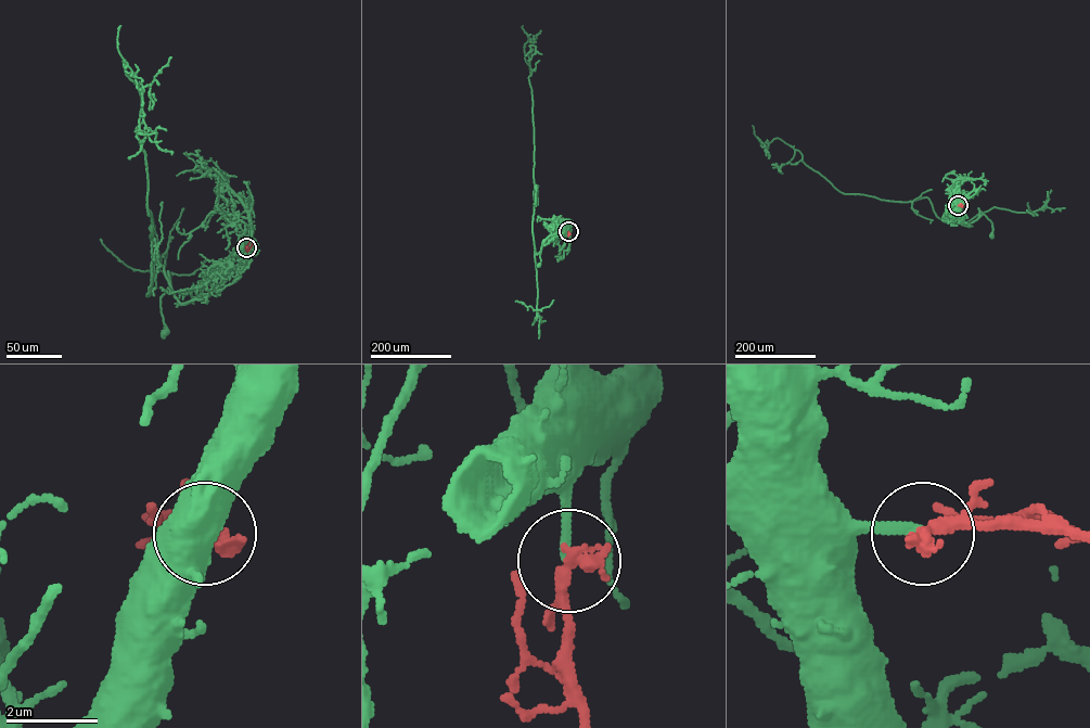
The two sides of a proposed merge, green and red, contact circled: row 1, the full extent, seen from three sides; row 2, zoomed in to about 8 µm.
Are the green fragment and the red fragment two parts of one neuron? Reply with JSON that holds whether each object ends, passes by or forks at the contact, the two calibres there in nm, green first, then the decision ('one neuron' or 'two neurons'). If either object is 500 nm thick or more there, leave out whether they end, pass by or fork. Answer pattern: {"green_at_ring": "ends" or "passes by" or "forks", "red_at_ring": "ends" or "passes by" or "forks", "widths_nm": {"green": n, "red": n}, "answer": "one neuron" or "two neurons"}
{"green_at_ring": "ends", "red_at_ring": "passes by", "widths_nm": {"green": 200, "red": 260}, "answer": "one neuron"}

